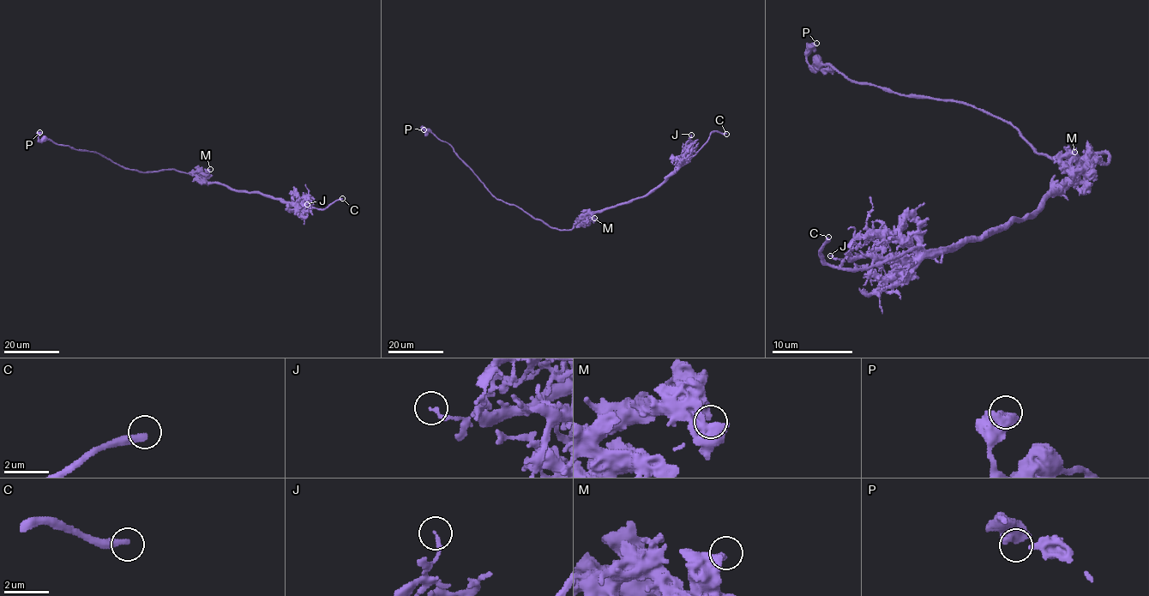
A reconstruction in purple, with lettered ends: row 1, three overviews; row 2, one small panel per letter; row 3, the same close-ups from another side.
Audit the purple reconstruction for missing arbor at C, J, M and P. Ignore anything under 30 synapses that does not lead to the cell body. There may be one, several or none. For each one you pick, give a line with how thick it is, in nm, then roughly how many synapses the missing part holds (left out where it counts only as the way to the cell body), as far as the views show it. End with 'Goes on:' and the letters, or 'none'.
C: Thickness 360 nm
Goes on: C

